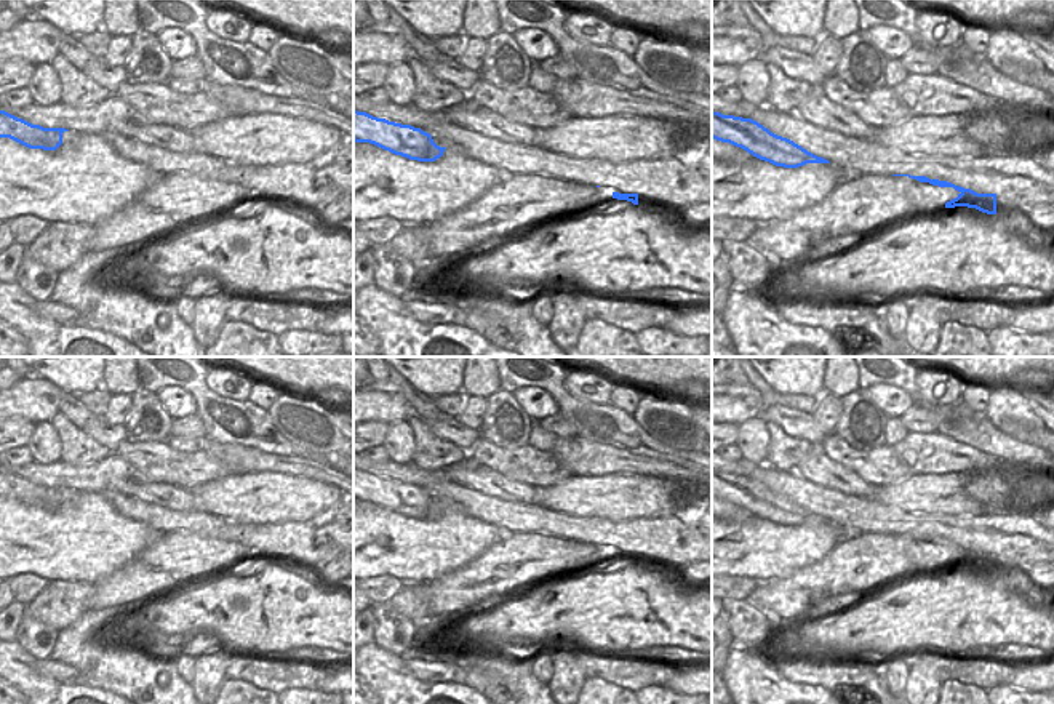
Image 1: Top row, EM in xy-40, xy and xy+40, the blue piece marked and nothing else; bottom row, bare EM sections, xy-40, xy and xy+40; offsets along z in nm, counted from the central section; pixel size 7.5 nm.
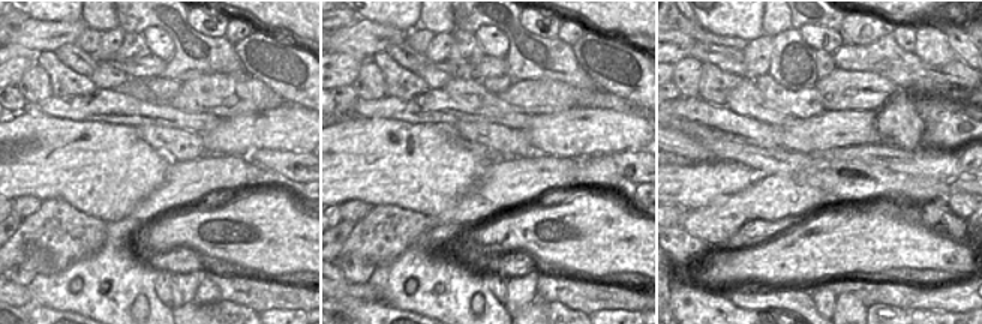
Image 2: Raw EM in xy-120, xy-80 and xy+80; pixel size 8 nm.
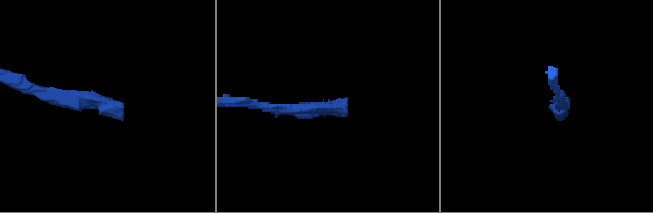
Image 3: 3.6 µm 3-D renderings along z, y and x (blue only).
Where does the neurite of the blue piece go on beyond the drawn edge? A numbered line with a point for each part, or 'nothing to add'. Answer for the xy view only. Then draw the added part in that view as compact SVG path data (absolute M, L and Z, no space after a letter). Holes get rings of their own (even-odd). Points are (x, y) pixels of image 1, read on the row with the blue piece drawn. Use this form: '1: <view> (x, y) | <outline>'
nothing to add

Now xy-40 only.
nothing to add

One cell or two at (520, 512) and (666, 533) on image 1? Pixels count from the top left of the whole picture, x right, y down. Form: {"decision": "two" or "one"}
{"decision": "one"}

